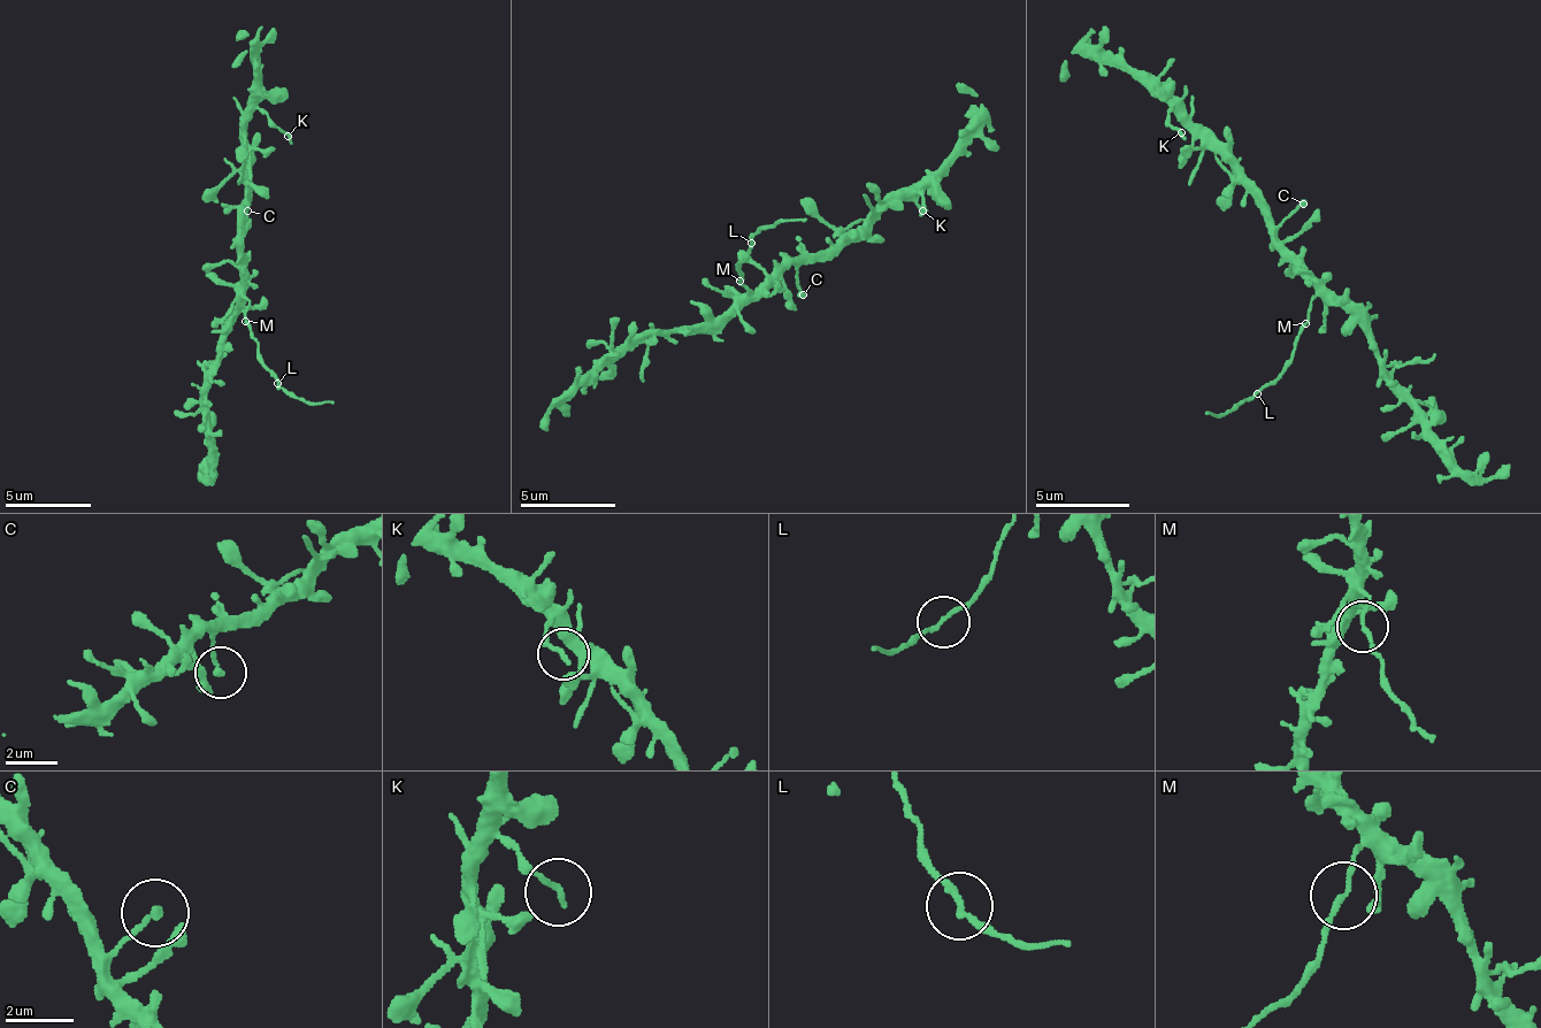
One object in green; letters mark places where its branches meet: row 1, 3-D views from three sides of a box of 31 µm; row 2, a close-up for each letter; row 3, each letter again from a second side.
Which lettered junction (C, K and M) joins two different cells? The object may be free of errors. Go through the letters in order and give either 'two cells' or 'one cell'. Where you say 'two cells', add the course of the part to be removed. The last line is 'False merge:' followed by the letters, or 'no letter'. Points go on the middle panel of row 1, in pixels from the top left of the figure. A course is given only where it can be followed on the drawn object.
C: one cell
K: one cell
M: two cells; course (737, 279), (752, 232), (782, 222), (807, 220)
False merge: M

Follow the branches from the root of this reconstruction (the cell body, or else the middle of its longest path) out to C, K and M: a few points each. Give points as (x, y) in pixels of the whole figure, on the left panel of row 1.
C: (240, 252), (237, 243), (238, 229), (247, 211)
K: (240, 252), (248, 197), (240, 174), (244, 159), (242, 145), (255, 109), (288, 136)
M: (240, 252), (240, 265), (247, 278), (244, 298), (247, 309), (243, 321)

